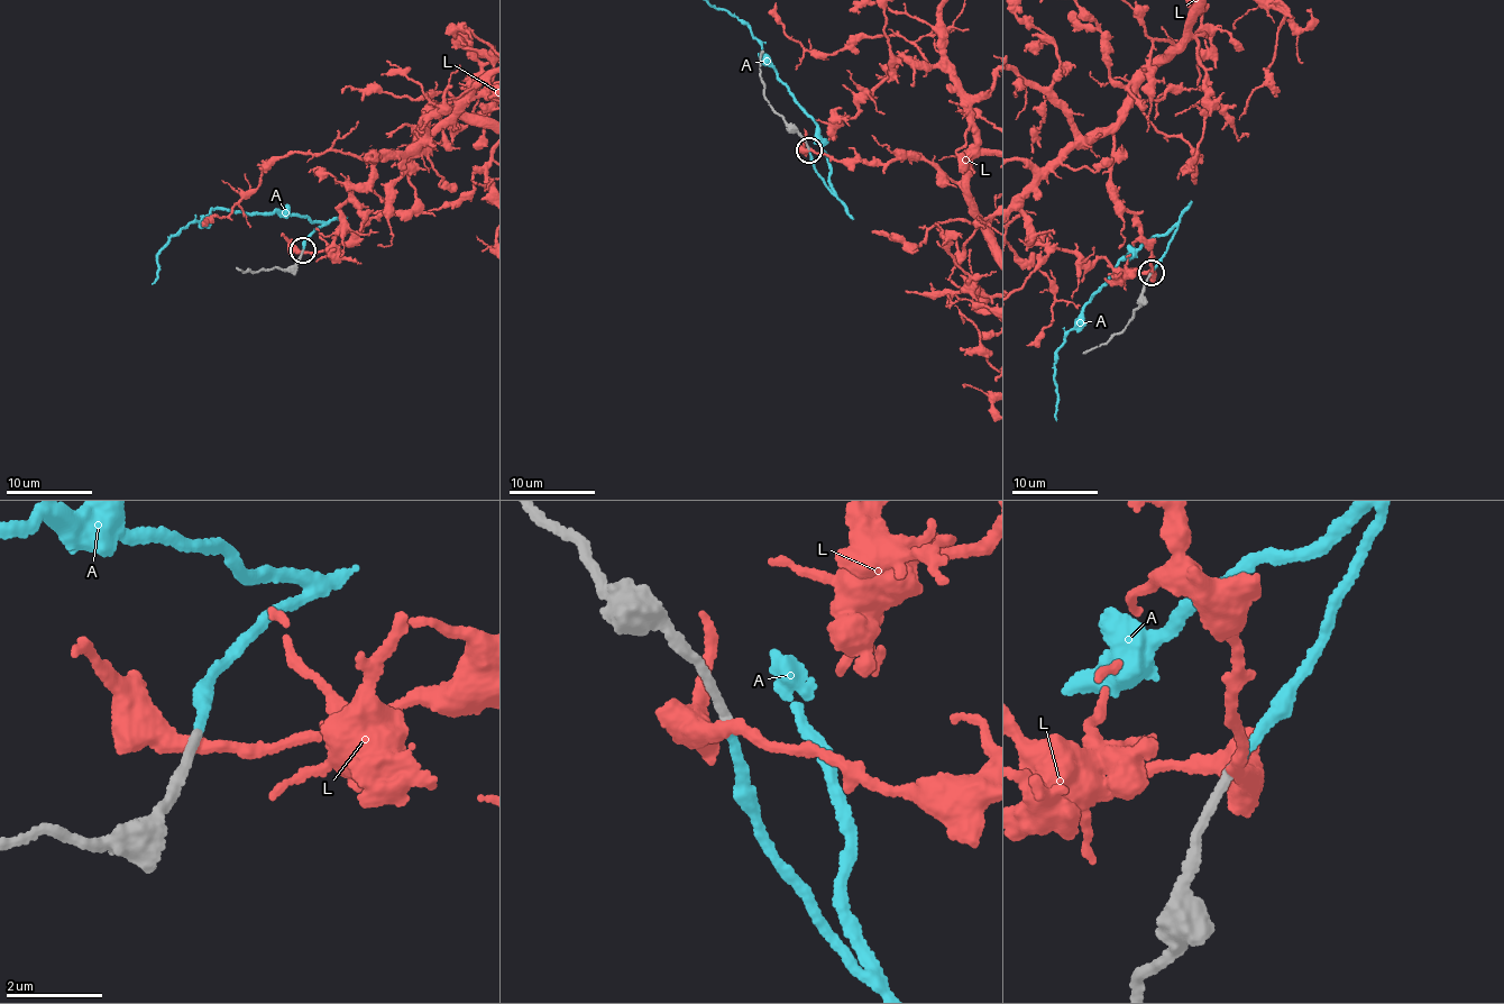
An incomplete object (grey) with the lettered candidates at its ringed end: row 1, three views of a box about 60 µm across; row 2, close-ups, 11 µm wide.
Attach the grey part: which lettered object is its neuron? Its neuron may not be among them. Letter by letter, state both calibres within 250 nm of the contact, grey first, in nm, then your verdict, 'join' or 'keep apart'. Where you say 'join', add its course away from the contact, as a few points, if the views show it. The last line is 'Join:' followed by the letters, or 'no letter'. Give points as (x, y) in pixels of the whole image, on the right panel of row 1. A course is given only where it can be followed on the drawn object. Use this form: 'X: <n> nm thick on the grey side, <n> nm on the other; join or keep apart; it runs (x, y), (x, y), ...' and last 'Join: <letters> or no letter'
A: 180 nm thick on the grey side, 170 nm on the other; join; it runs (1151, 272), (1173, 229), (1117, 259), (1111, 274), (1065, 334), (1056, 366), (1056, 420)
L: 190 nm thick on the grey side, 340 nm on the other; keep apart
Join: A

